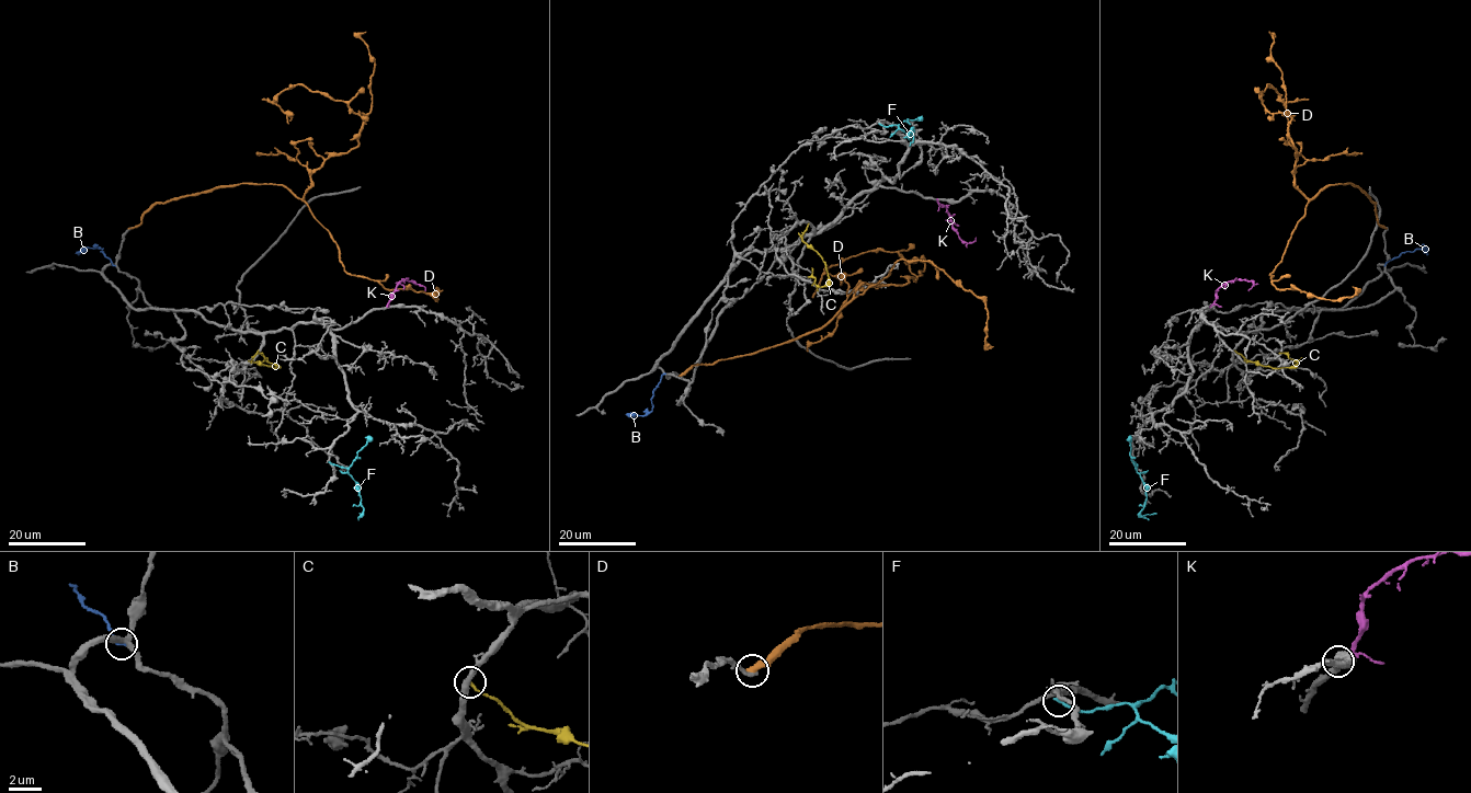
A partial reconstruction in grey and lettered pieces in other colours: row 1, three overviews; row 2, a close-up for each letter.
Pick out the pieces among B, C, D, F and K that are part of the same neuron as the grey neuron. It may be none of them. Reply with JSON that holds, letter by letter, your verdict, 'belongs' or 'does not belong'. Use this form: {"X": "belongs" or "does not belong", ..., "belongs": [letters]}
{"B": "does not belong", "C": "does not belong", "D": "does not belong", "F": "does not belong", "K": "does not belong", "belongs": []}

